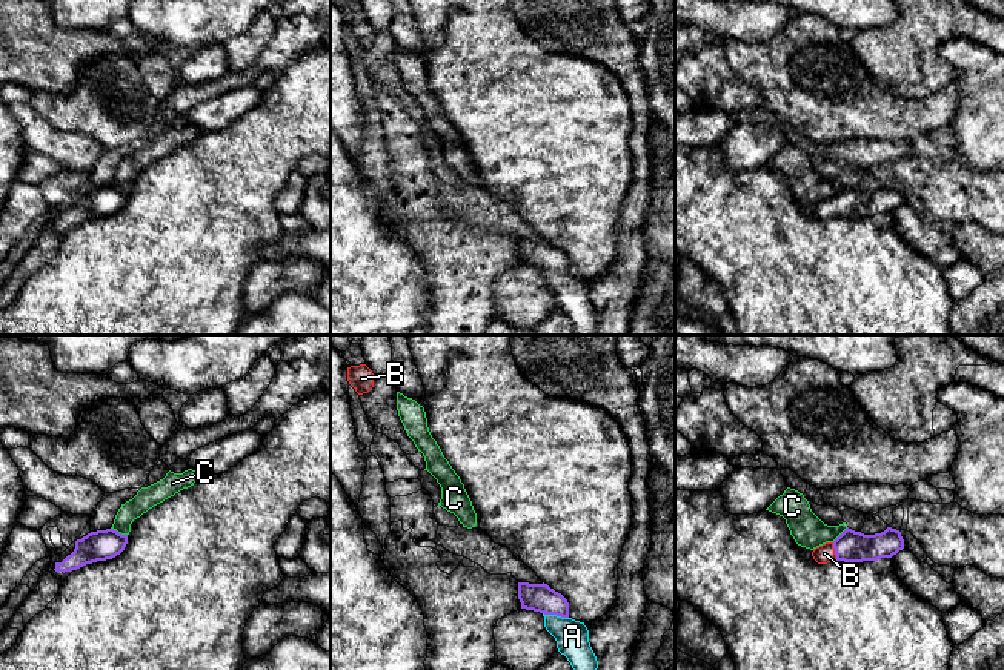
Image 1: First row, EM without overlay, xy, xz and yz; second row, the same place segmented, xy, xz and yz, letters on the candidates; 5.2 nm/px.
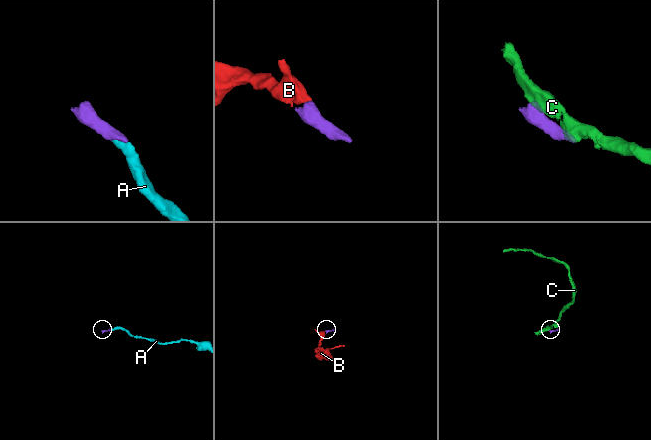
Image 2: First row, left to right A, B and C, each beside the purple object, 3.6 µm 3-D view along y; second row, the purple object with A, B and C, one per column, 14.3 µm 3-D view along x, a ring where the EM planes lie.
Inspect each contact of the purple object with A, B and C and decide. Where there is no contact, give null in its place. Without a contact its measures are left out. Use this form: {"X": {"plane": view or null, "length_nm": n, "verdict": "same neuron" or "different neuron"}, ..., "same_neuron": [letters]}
{"A": {"plane": "xz", "length_nm": 140, "verdict": "same neuron"}, "B": {"plane": "yz", "length_nm": 100, "verdict": "same neuron"}, "C": {"plane": "xy", "length_nm": 100, "verdict": "different neuron"}, "same_neuron": ["A", "B"]}

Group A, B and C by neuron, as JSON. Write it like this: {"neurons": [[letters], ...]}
{"neurons": [["A", "B"], ["C"]]}

